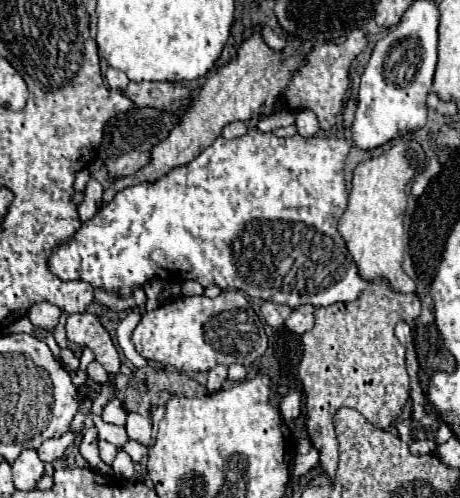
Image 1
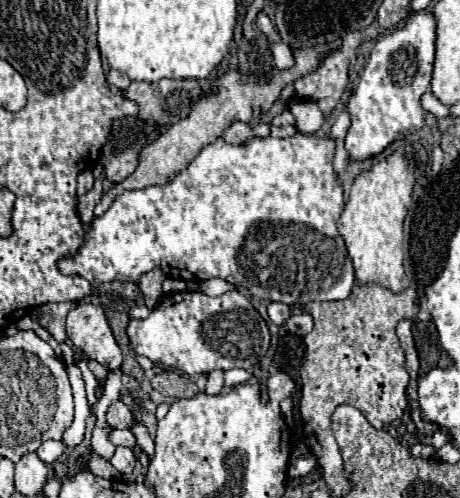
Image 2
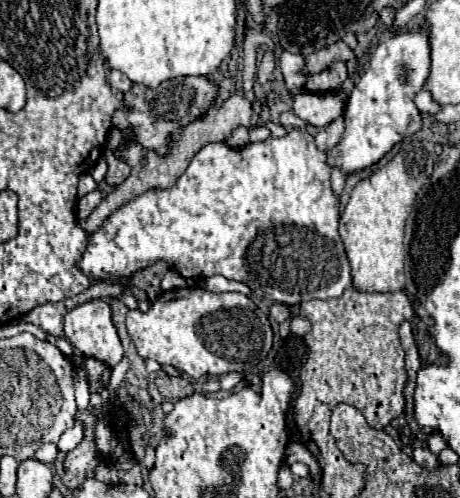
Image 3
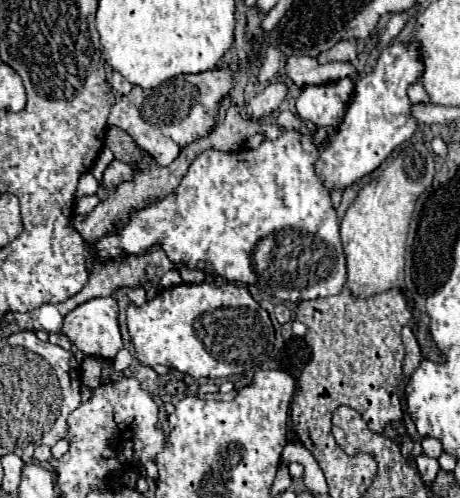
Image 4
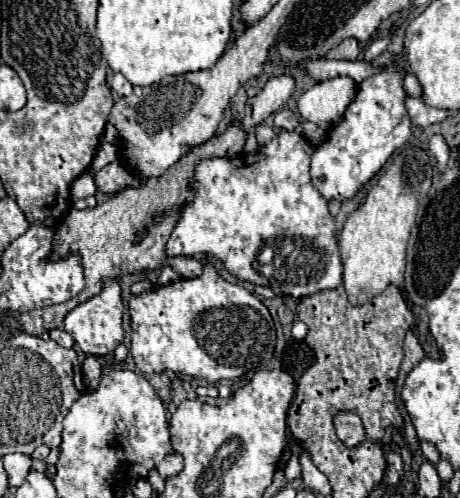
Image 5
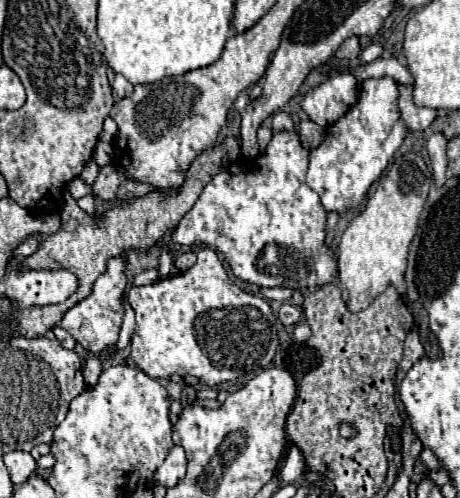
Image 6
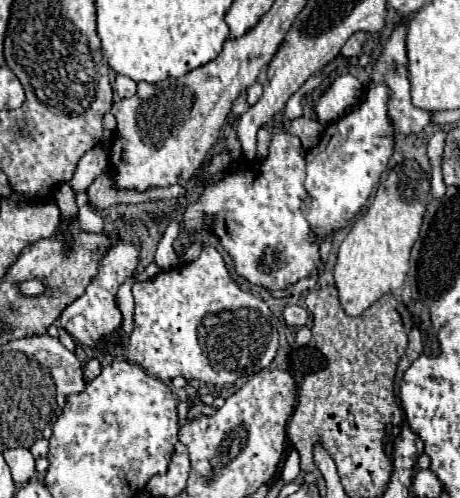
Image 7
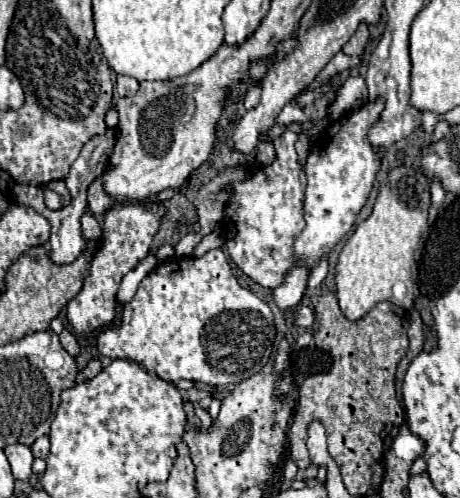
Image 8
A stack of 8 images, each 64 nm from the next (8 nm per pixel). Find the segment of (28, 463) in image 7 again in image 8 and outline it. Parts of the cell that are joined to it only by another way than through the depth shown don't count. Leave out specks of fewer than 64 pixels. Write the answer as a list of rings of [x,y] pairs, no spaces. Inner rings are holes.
[[[14,442],[14,444],[8,444],[4,448],[8,460],[10,460],[10,466],[12,466],[12,474],[14,478],[18,480],[28,480],[32,476],[32,452],[28,446],[20,444],[20,442]]]

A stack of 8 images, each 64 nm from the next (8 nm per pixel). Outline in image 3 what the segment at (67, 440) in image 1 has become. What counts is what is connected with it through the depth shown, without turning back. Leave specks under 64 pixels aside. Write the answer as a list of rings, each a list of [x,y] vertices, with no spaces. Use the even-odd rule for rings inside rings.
[[[42,444],[38,450],[36,450],[36,460],[44,462],[44,464],[52,464],[56,460],[56,454],[58,454],[58,448],[54,444]]]

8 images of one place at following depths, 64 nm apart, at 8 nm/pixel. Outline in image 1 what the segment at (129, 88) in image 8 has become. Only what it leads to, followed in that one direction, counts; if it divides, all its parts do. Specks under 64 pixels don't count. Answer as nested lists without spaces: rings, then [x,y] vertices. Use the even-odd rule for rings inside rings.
[[[108,68],[106,70],[106,82],[110,84],[110,88],[116,88],[116,90],[126,90],[128,86],[128,76],[120,70],[114,70],[114,68]]]

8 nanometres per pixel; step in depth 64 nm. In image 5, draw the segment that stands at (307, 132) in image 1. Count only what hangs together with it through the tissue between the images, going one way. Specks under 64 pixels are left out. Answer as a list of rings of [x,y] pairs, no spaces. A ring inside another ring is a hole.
[[[338,76],[306,90],[298,100],[298,110],[304,120],[310,120],[320,128],[330,130],[342,120],[354,96],[356,82],[348,76]]]

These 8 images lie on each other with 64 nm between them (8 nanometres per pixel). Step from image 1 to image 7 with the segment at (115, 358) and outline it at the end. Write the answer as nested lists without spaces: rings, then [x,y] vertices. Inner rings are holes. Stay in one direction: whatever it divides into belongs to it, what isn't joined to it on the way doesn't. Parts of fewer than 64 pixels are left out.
[[[108,234],[108,238],[110,238],[112,246],[98,262],[98,274],[88,284],[86,292],[80,298],[76,298],[70,306],[66,306],[66,310],[60,316],[60,326],[86,346],[96,346],[98,340],[112,336],[120,328],[122,314],[116,306],[116,292],[118,292],[120,284],[136,272],[138,262],[140,262],[140,244],[122,242],[116,234]]]

